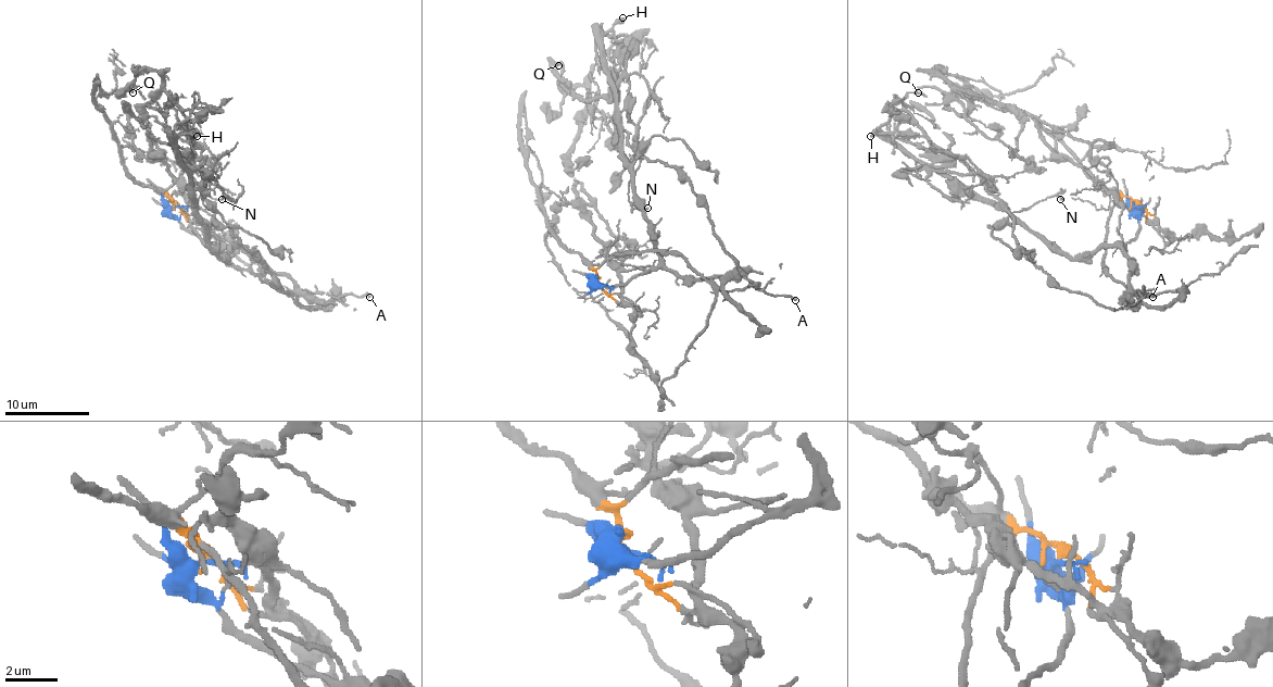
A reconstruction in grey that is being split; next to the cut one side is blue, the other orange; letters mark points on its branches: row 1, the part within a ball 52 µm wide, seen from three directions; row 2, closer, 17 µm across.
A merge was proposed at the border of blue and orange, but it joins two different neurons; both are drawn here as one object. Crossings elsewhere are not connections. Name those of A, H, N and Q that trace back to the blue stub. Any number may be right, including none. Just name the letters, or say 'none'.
H, N

